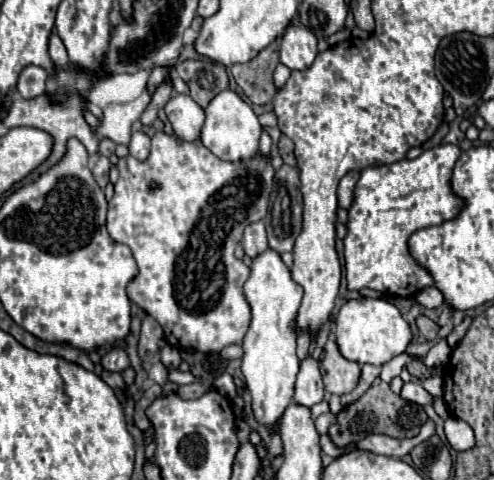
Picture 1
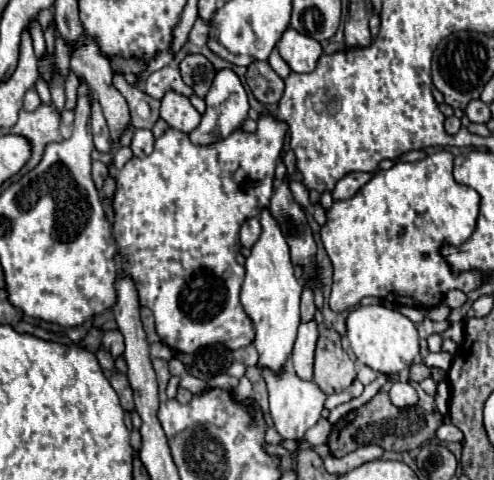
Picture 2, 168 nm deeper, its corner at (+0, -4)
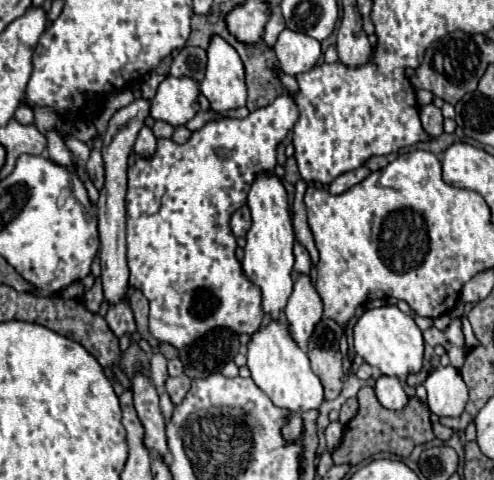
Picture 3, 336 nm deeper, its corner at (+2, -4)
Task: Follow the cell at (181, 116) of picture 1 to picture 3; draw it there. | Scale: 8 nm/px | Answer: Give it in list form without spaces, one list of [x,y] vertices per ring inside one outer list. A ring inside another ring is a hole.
[[[168,75],[160,83],[156,97],[150,101],[150,117],[166,121],[172,127],[186,125],[198,111],[198,85],[192,79]]]

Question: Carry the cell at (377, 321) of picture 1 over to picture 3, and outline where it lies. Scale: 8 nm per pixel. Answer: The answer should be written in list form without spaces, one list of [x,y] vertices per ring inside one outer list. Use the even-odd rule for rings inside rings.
[[[384,305],[380,309],[368,309],[354,325],[354,351],[370,367],[388,377],[406,377],[408,373],[418,373],[422,369],[424,339],[422,331],[414,319],[402,313],[396,305]]]

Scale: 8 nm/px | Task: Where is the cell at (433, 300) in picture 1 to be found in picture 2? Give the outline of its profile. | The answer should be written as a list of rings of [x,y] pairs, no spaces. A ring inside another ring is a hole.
[[[454,289],[454,291],[448,291],[448,293],[446,293],[446,301],[444,301],[444,303],[446,303],[448,307],[456,309],[456,307],[464,305],[464,301],[466,301],[466,293],[464,293],[464,291]]]

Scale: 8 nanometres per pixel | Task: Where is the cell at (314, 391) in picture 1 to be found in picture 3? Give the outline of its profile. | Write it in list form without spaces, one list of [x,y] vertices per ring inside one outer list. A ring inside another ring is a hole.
[[[300,275],[300,279],[294,283],[294,293],[288,299],[284,315],[292,339],[300,349],[306,349],[312,331],[322,317],[320,297],[316,295],[316,289],[312,287],[308,275]]]

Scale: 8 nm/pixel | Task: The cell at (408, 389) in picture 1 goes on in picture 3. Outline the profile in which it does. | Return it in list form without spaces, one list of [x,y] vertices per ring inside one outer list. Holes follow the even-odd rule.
[[[380,375],[378,381],[376,381],[376,397],[378,401],[386,407],[386,409],[402,409],[406,403],[408,403],[408,395],[404,393],[400,381],[396,377],[386,377],[386,375]]]

